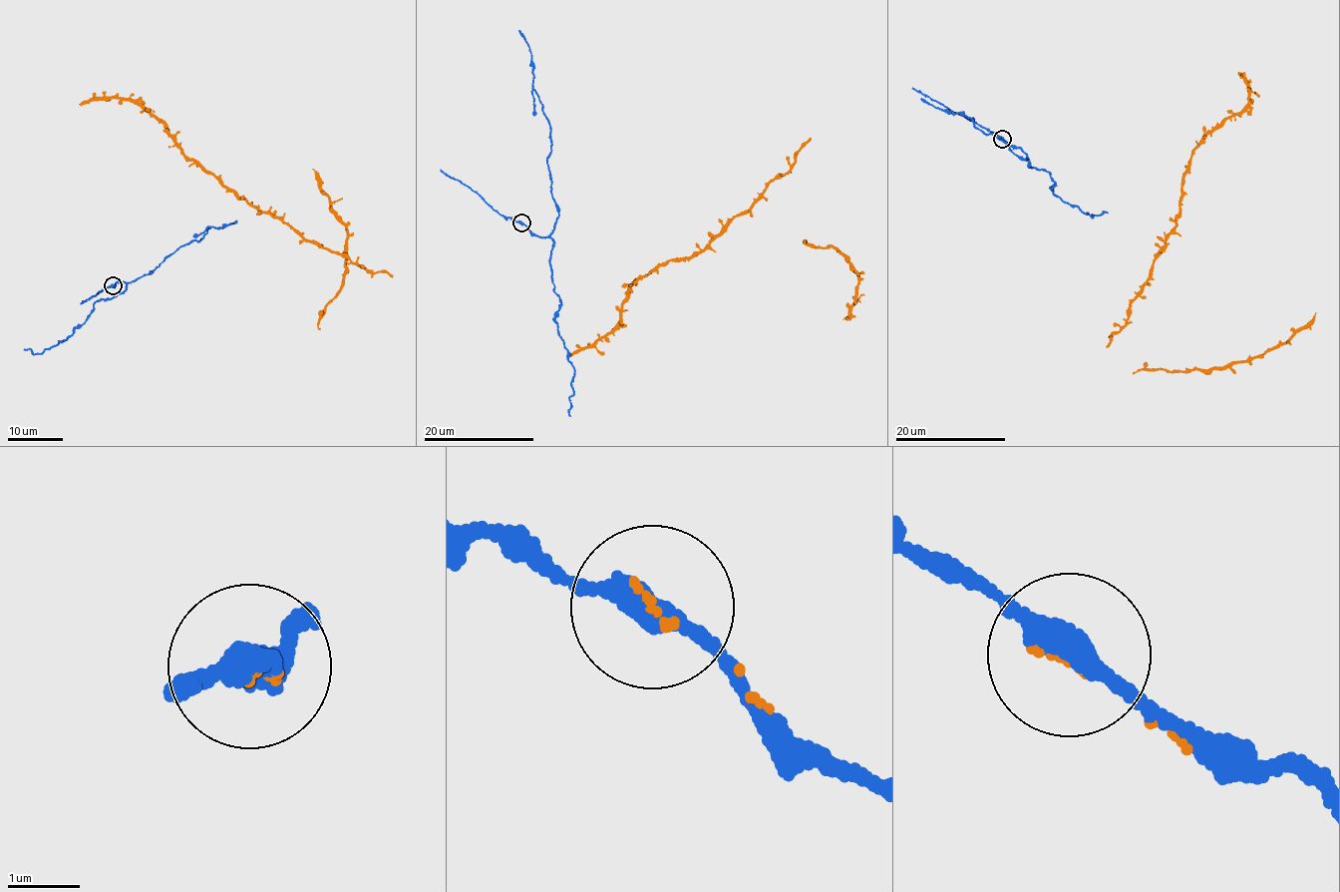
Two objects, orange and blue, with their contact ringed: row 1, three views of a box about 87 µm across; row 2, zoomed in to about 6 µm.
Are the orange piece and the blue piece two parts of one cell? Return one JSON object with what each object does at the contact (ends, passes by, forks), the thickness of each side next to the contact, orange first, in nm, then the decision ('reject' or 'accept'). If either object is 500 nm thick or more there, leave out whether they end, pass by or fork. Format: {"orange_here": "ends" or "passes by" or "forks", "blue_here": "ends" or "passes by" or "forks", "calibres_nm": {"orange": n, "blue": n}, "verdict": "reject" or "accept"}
{"orange_here": "ends", "blue_here": "passes by", "calibres_nm": {"orange": 80, "blue": 320}, "verdict": "accept"}

